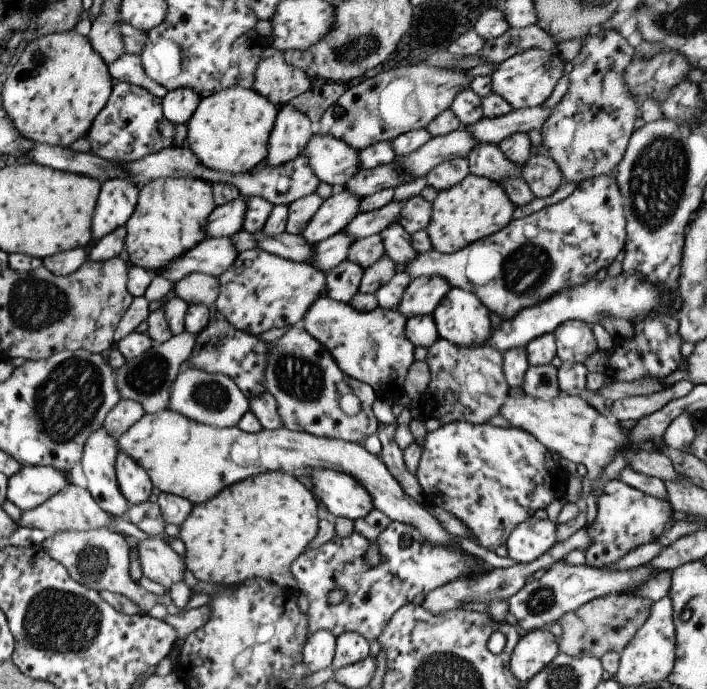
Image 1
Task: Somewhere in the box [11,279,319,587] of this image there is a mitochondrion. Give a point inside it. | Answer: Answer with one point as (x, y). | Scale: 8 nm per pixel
(64, 404)

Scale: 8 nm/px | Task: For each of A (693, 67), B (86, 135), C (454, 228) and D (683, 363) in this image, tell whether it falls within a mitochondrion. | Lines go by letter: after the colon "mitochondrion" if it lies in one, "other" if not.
A: other
B: other
C: other
D: other

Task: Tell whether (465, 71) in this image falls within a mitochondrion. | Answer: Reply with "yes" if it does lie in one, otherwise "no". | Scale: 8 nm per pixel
no

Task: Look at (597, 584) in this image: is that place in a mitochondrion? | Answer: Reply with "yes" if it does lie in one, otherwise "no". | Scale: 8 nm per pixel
no

